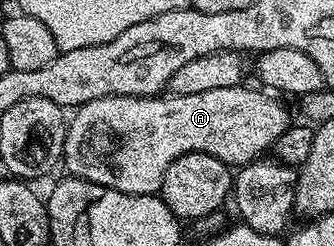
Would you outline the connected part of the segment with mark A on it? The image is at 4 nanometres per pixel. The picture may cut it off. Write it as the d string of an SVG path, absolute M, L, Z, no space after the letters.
M244 84L235 87L218 87L215 91L203 91L199 95L154 95L152 97L104 97L103 99L95 99L88 101L86 105L76 106L77 113L68 118L67 128L65 130L65 152L63 154L63 169L66 174L81 177L85 181L90 181L96 185L103 187L111 187L120 193L130 193L131 195L154 195L160 194L161 184L163 183L163 175L167 175L167 167L171 167L171 163L175 163L175 159L179 159L188 153L206 153L215 159L219 159L224 165L230 167L240 167L249 165L251 162L258 160L262 155L274 148L277 140L289 130L291 118L289 118L289 109L284 105L284 100L278 99L276 96L270 95L268 92L257 89L245 89Z

